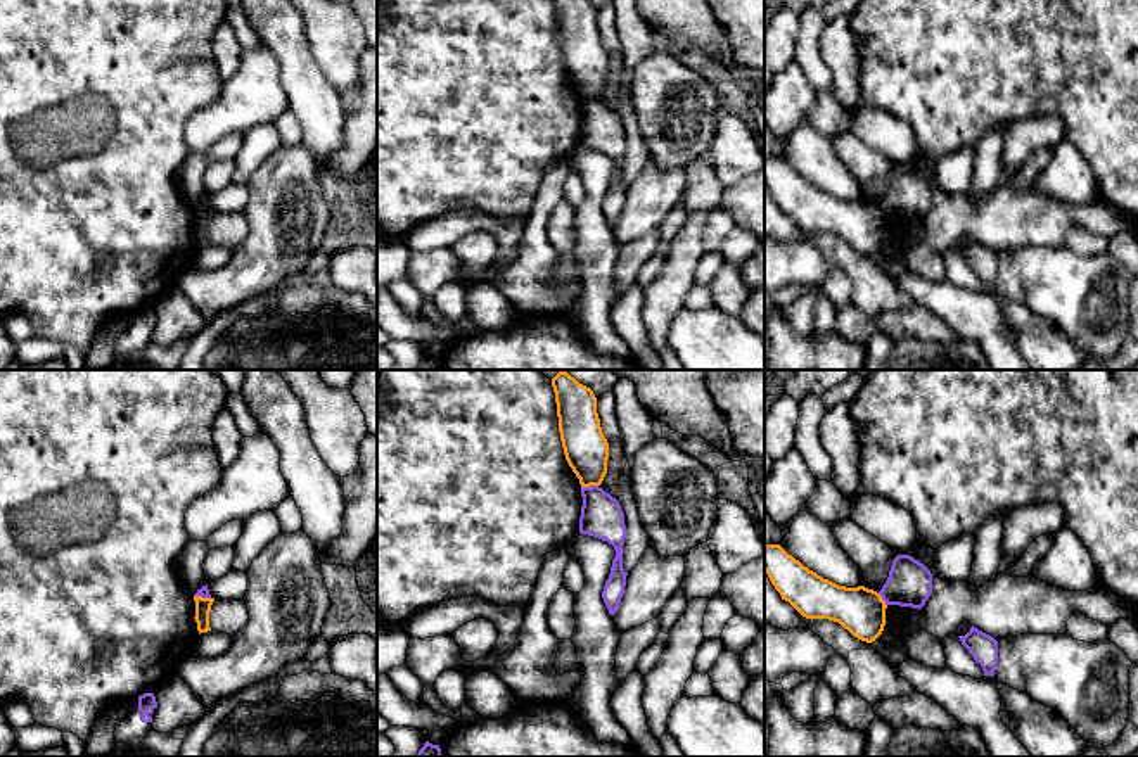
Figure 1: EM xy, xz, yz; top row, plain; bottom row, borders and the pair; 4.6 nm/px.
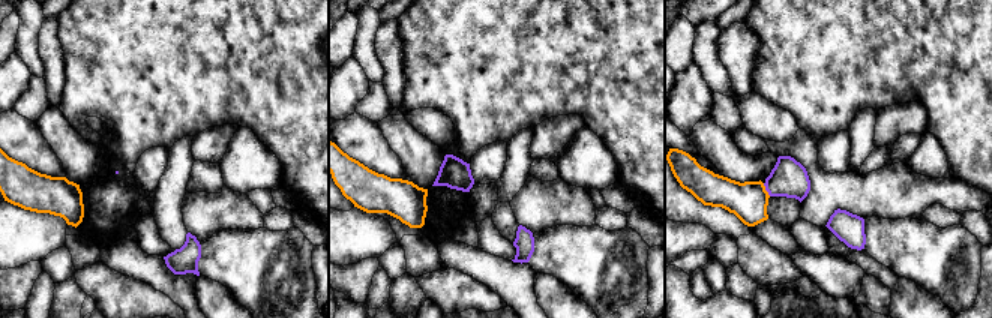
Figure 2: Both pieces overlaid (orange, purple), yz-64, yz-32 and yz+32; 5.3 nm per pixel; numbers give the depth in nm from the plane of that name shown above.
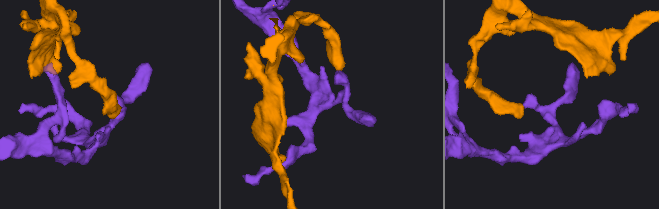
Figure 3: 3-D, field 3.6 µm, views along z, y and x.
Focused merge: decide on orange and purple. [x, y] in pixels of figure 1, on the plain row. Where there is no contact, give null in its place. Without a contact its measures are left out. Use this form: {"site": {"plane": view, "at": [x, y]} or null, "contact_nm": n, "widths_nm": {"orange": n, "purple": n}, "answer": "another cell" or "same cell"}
{"site": {"plane": "xz", "at": [588, 99]}, "contact_nm": 80, "widths_nm": {"orange": 200, "purple": 190}, "answer": "another cell"}

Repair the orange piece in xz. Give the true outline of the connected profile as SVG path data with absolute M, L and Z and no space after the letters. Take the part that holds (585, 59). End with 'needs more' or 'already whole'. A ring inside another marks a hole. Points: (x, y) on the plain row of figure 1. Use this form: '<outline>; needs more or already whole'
M553 0L566 73L581 100L600 99L607 86L609 55L590 0Z; already whole

